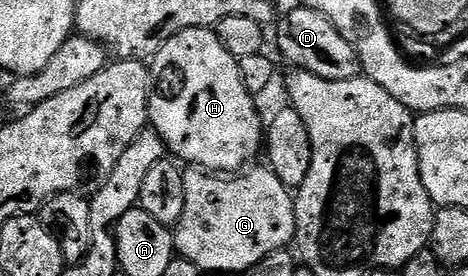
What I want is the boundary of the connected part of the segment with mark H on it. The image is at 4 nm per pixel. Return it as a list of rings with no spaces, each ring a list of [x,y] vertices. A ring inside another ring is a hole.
[[[206,27],[186,29],[170,37],[170,41],[166,41],[166,45],[162,45],[162,49],[151,60],[150,70],[154,90],[148,102],[148,122],[151,130],[160,134],[165,148],[177,160],[209,173],[236,173],[247,168],[259,151],[261,154],[266,143],[265,120],[260,120],[257,100],[246,89],[246,85],[242,85],[239,62],[228,52],[226,45],[222,45],[215,30]]]

